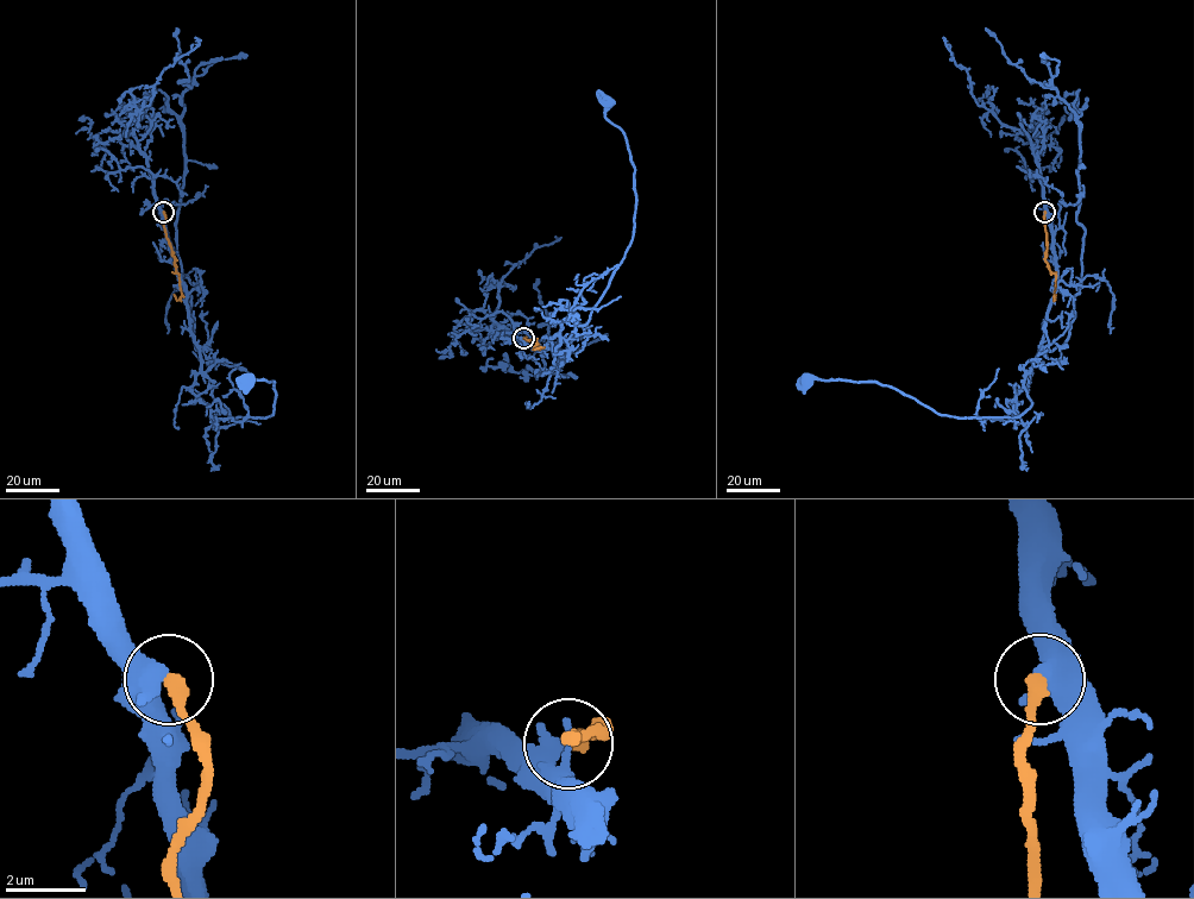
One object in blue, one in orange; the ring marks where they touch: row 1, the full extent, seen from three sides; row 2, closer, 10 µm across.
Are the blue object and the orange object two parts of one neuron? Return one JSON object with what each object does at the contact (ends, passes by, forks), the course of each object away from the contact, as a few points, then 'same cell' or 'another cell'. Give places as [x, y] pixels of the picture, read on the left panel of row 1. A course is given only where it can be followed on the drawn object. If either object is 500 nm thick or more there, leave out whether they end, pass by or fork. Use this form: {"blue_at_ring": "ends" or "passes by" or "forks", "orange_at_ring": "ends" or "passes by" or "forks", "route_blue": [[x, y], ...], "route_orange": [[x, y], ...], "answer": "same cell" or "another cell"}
{"route_blue": [[163, 212], [212, 396], [232, 417], [270, 416], [275, 382], [246, 379]], "route_orange": [[163, 212], [182, 296], [176, 300], [174, 294]], "answer": "another cell"}

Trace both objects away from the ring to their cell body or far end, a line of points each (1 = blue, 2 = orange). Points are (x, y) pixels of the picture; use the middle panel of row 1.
1: (523, 339), (545, 350), (565, 319), (584, 325), (630, 243), (635, 169), (624, 133), (605, 117), (607, 101)
2: (523, 339), (535, 339), (539, 350), (542, 347), (534, 350)

